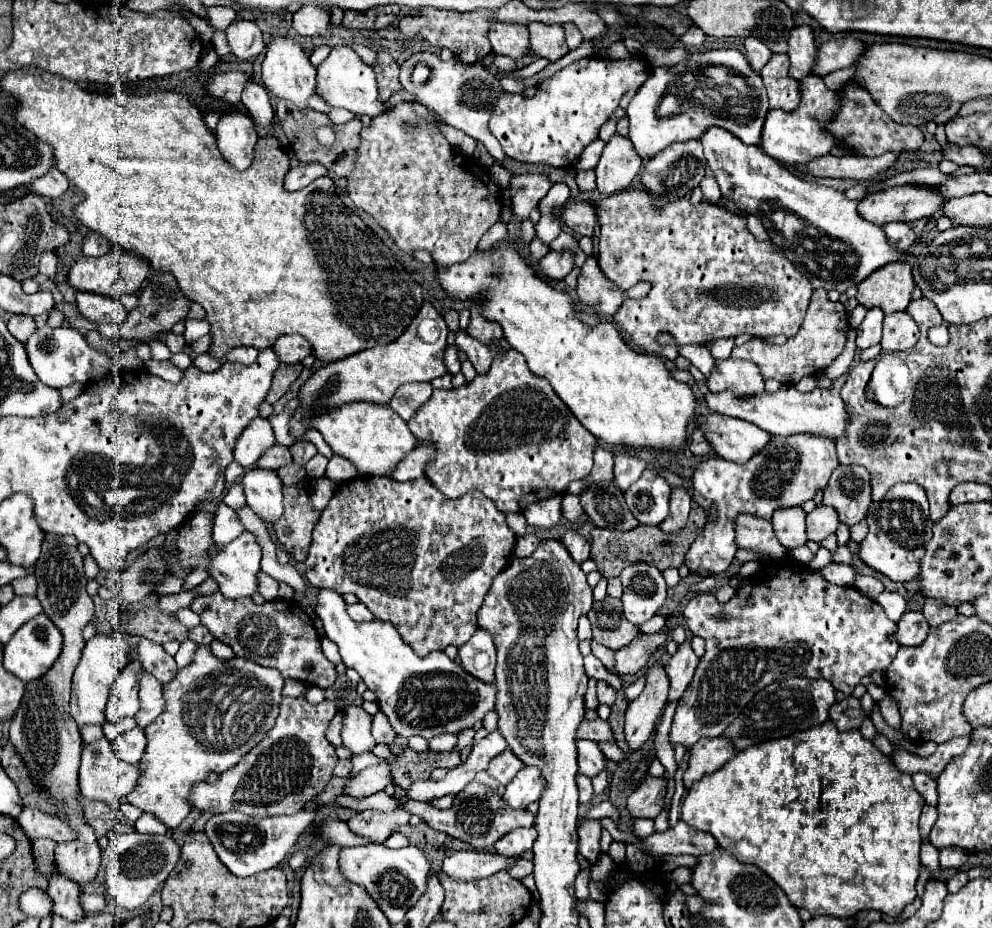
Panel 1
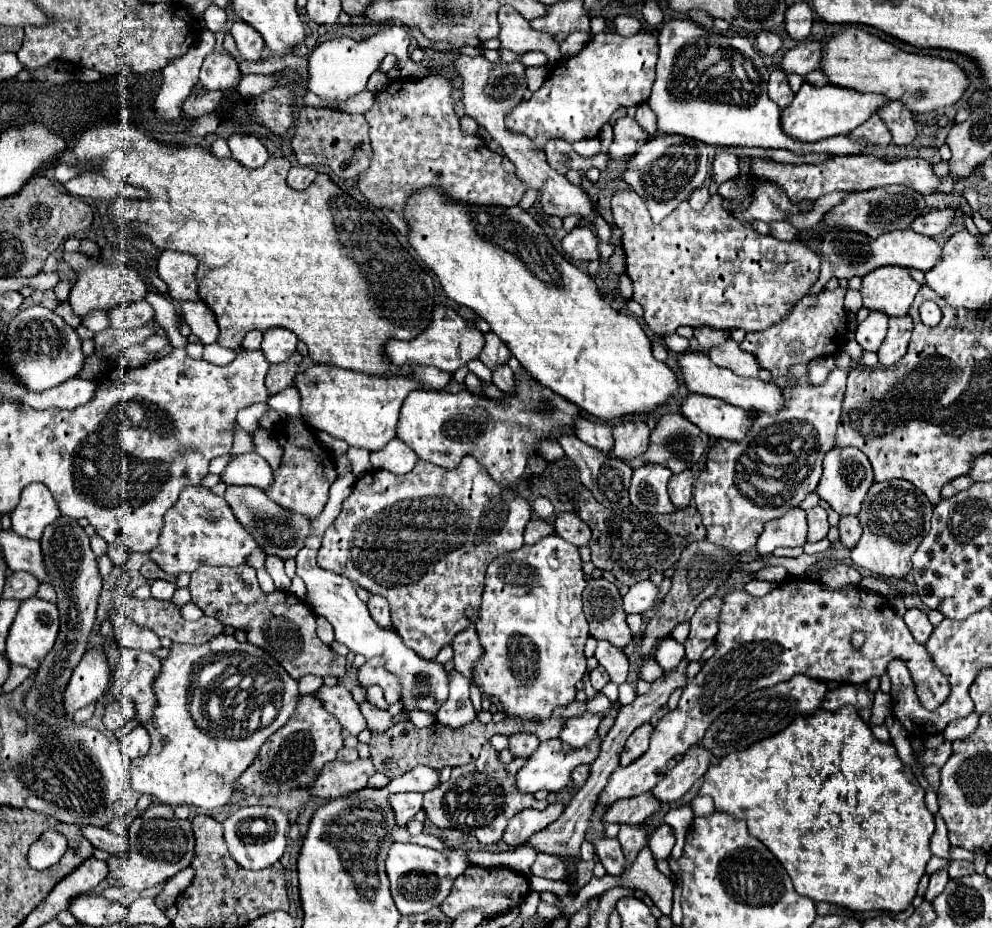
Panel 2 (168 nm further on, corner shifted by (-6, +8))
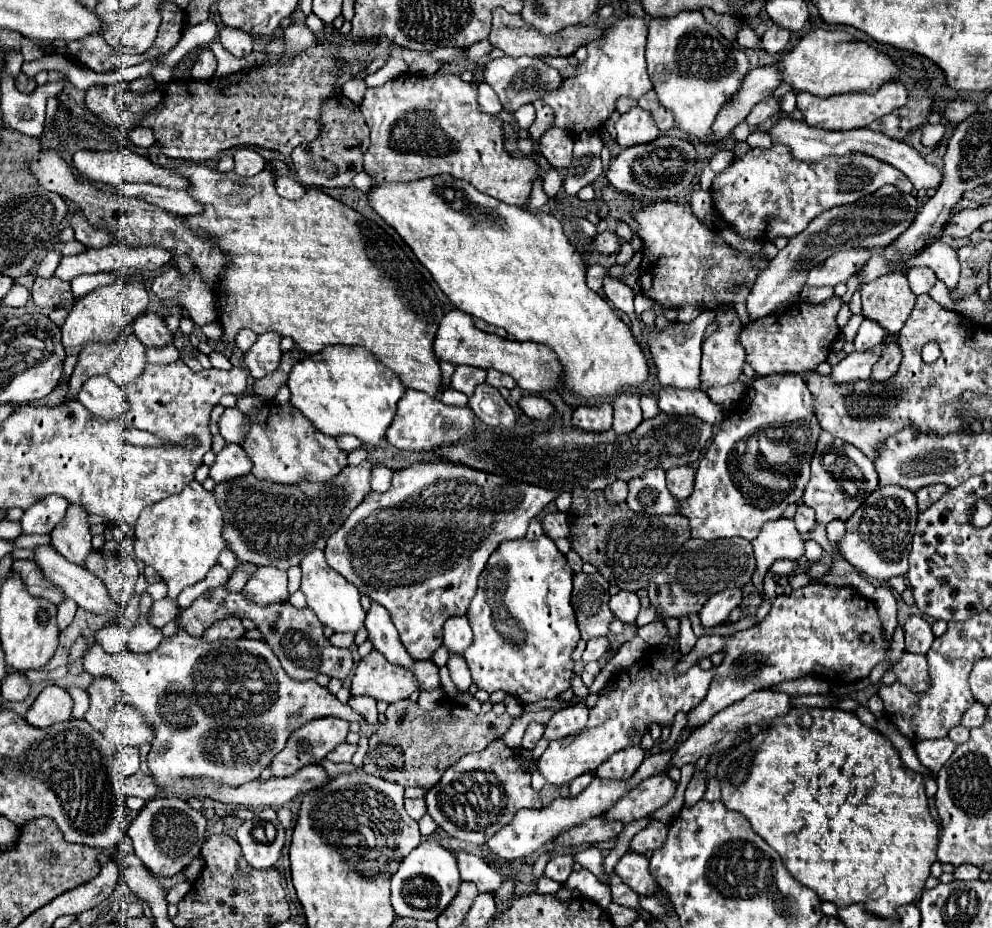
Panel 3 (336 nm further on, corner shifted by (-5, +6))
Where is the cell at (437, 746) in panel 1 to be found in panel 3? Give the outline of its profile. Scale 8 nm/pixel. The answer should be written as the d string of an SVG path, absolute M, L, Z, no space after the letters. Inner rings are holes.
M452 656L448 658L448 670L450 670L450 676L454 680L454 684L472 684L472 678L470 678L470 670L466 666L466 660L464 656Z

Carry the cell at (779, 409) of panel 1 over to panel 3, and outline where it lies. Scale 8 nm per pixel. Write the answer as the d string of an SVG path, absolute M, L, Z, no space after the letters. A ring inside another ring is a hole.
M702 312L692 322L674 322L672 326L660 330L652 328L648 334L648 348L652 362L658 370L658 380L662 386L676 388L700 388L700 344L704 338L706 326L716 318L714 312Z

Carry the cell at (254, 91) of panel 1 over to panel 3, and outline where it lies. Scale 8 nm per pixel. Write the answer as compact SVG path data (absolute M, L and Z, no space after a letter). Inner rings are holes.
M222 28L218 38L222 46L236 58L244 58L252 52L252 38L246 32L240 32L236 28Z

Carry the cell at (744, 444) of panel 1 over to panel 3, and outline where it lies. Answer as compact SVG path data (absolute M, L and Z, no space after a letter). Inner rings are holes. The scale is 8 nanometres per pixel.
M662 386L658 392L658 408L666 414L692 414L710 424L718 424L724 420L726 410L708 400L706 392L696 388L666 388Z

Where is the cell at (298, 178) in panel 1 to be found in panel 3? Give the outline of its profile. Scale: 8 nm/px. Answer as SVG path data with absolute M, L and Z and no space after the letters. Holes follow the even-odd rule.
M282 176L282 178L276 180L276 192L278 192L282 198L298 200L298 198L304 196L306 188L304 188L298 180L294 180L294 178L290 178L290 176Z

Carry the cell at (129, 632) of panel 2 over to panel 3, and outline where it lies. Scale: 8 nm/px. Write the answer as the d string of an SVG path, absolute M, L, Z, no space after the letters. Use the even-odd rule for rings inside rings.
M38 546L36 564L44 570L44 574L66 594L66 598L74 600L80 608L86 608L94 614L106 614L110 620L118 618L118 604L108 598L106 586L86 572L82 566L62 560L52 546Z

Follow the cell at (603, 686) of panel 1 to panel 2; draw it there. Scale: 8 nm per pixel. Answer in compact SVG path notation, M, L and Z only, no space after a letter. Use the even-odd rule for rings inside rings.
M597 666L595 670L591 670L591 686L595 690L603 690L603 686L609 684L609 674L603 670L603 666Z

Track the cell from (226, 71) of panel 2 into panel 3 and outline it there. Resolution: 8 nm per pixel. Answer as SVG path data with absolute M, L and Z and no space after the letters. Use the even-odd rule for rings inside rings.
M206 48L206 50L202 50L200 54L198 54L198 60L194 62L194 66L192 66L192 76L194 78L198 78L198 80L208 80L208 78L212 78L214 76L214 72L216 72L216 58L214 58L214 54Z

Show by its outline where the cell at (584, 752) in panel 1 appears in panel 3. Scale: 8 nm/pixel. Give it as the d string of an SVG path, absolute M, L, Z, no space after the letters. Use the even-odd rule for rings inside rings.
M572 704L564 710L558 710L550 722L546 724L546 732L544 738L546 740L558 740L562 736L570 736L570 734L578 734L586 728L586 720L588 720L588 708L586 704Z

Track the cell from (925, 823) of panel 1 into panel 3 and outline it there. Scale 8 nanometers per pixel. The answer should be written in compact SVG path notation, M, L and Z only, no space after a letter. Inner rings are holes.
M946 736L946 738L940 738L940 740L922 740L920 744L914 746L914 750L916 750L918 760L928 770L938 772L948 762L952 752L956 750L956 744Z

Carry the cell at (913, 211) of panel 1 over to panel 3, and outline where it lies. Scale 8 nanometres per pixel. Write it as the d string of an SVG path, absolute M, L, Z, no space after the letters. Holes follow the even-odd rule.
M882 186L878 192L864 196L854 204L822 212L822 216L814 218L804 232L790 240L786 248L778 250L768 268L758 274L758 280L754 282L754 288L750 288L750 294L746 298L746 312L750 316L750 322L760 320L798 298L802 292L802 284L806 284L806 272L810 272L810 268L818 266L832 254L852 248L886 248L910 226L916 212L916 198L900 192L894 186Z

